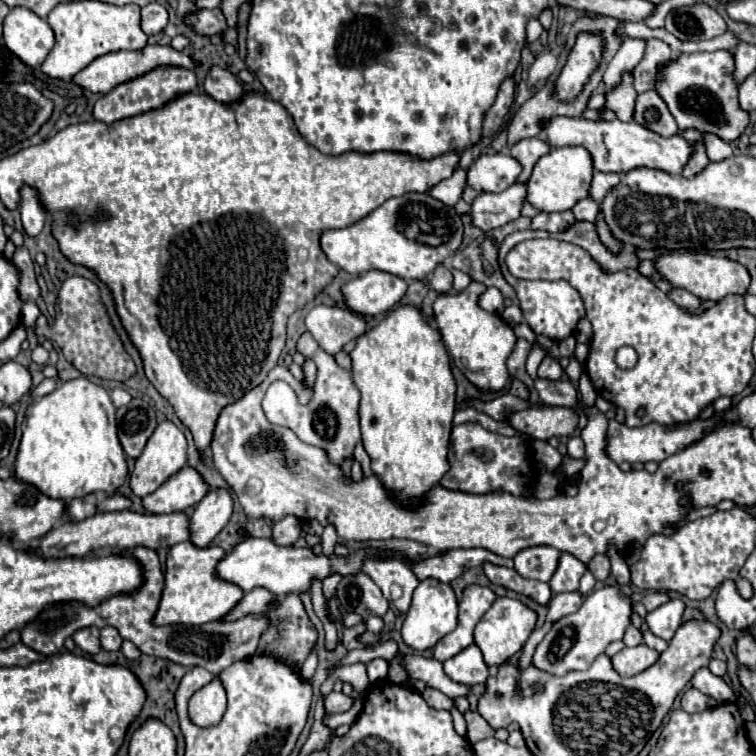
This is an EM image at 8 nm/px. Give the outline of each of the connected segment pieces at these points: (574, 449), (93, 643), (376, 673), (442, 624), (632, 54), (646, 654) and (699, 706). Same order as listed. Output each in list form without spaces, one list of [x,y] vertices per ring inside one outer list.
[[[579,436],[569,438],[567,450],[569,450],[569,454],[571,454],[573,458],[583,458],[583,456],[585,456],[585,444],[583,444],[583,440],[581,440]]]
[[[89,626],[89,628],[81,628],[73,634],[73,640],[75,644],[89,652],[89,654],[97,654],[101,650],[101,644],[99,644],[99,628],[97,626]]]
[[[382,658],[372,660],[367,665],[367,675],[371,684],[387,678],[388,662]]]
[[[433,578],[419,582],[419,586],[413,592],[411,608],[409,608],[403,628],[401,628],[403,642],[413,650],[423,652],[427,648],[433,648],[443,636],[453,632],[455,626],[457,626],[457,600],[455,600],[451,586],[443,584],[439,580],[433,580]]]
[[[627,38],[621,44],[619,52],[613,56],[613,60],[605,68],[605,74],[603,74],[605,92],[615,90],[621,84],[623,74],[635,70],[635,66],[641,62],[641,58],[645,54],[645,48],[647,48],[645,38]]]
[[[639,644],[635,648],[623,648],[621,652],[617,652],[611,662],[613,668],[621,674],[621,676],[635,676],[643,670],[647,670],[649,666],[653,666],[659,660],[659,652],[655,652],[653,648]]]
[[[689,688],[687,692],[683,692],[681,696],[681,708],[685,712],[701,712],[701,710],[707,710],[707,708],[713,708],[717,702],[713,698],[709,698],[707,694],[701,694],[699,690],[695,688]]]

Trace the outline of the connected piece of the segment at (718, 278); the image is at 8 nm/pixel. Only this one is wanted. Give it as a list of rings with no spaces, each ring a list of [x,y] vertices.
[[[691,252],[667,254],[667,256],[661,256],[655,264],[671,286],[689,290],[691,294],[699,296],[701,300],[719,302],[729,294],[741,294],[751,284],[751,276],[745,266],[741,266],[739,262],[733,262],[729,258],[719,258],[719,256],[711,256],[711,254],[691,254]]]

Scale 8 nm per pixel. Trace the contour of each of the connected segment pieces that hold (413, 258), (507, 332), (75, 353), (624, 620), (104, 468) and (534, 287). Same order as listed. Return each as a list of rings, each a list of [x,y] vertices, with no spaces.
[[[407,192],[385,200],[371,214],[347,228],[321,232],[319,240],[327,260],[349,274],[383,270],[403,280],[423,280],[461,246],[463,222],[451,206],[421,192]]]
[[[471,282],[459,294],[441,294],[435,304],[435,322],[441,332],[441,340],[449,350],[454,365],[465,374],[465,378],[475,384],[481,392],[499,392],[505,388],[509,372],[507,372],[507,356],[511,354],[517,336],[509,324],[503,322],[499,314],[485,312],[477,306],[477,296],[485,290],[483,284]]]
[[[73,276],[63,282],[57,296],[57,316],[55,324],[51,326],[51,340],[61,348],[63,356],[85,376],[125,382],[137,374],[135,362],[127,354],[117,330],[113,328],[107,306],[101,302],[97,284],[83,276]]]
[[[611,586],[595,590],[591,596],[585,598],[579,612],[563,616],[561,620],[553,622],[551,630],[535,648],[533,666],[553,676],[563,676],[571,670],[587,670],[611,642],[623,638],[623,632],[629,626],[629,616],[631,616],[629,596],[623,596],[617,588]]]
[[[77,378],[63,382],[51,394],[43,396],[39,402],[33,402],[25,414],[25,430],[17,452],[15,462],[15,476],[27,484],[37,486],[49,498],[71,500],[81,498],[93,492],[115,494],[115,490],[125,482],[129,474],[127,456],[117,436],[117,420],[115,420],[115,406],[103,386],[93,384],[87,378]]]
[[[523,230],[523,232],[513,232],[511,236],[507,236],[503,240],[503,244],[499,246],[499,266],[501,266],[501,272],[503,272],[503,278],[515,288],[517,292],[517,298],[519,298],[519,306],[523,310],[523,318],[527,320],[527,324],[533,328],[535,334],[543,334],[543,336],[549,336],[551,340],[555,342],[561,342],[565,338],[569,338],[577,326],[577,322],[585,316],[585,304],[581,300],[581,294],[567,282],[567,280],[555,280],[555,282],[547,282],[547,280],[519,280],[519,278],[513,278],[507,268],[505,268],[505,256],[507,252],[523,242],[523,240],[531,240],[531,238],[549,238],[551,234],[549,232],[543,232],[543,230]]]

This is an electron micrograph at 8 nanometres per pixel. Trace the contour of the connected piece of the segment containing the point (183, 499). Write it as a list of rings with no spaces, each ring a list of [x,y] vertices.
[[[185,466],[171,480],[159,486],[153,494],[143,498],[143,508],[149,514],[173,514],[183,512],[207,494],[207,484],[197,474],[197,470]]]

